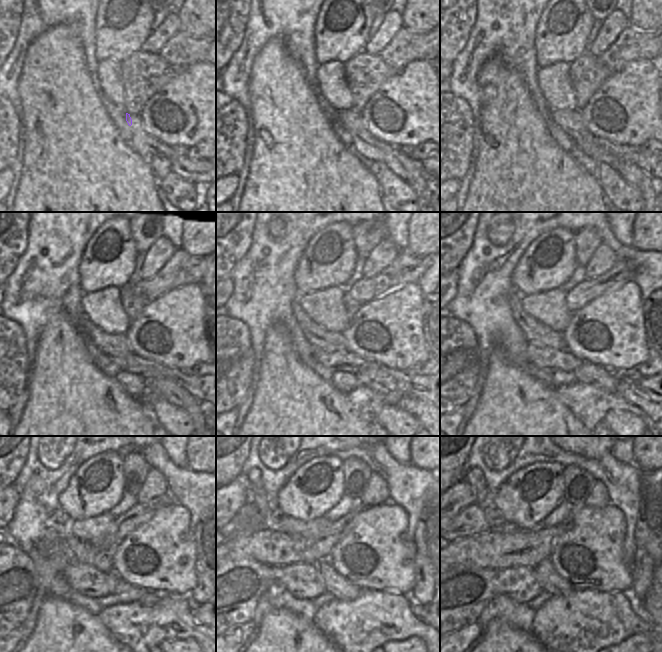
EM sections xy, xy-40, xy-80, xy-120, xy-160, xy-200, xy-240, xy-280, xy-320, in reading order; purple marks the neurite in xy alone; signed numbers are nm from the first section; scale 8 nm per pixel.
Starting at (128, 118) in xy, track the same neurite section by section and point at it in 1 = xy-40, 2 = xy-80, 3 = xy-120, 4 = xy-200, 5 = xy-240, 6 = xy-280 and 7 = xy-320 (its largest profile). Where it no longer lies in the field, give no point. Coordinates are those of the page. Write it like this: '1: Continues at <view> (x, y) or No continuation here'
1: Continues at xy-40 (347, 118)
2: Continues at xy-80 (567, 119)
3: Continues at xy-120 (111, 344)
4: Continues at xy-200 (535, 332)
5: Continues at xy-240 (59, 524)
6: Continues at xy-280 (273, 517)
7: Continues at xy-320 (484, 498)

